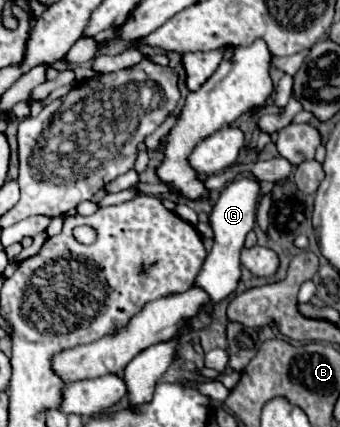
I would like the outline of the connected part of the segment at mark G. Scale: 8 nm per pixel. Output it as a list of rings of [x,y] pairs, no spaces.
[[[237,178],[215,200],[213,210],[209,214],[209,226],[213,230],[215,244],[213,244],[213,248],[211,248],[211,252],[209,252],[197,280],[195,280],[197,286],[203,286],[203,290],[207,290],[207,294],[211,298],[211,304],[207,304],[195,318],[191,318],[189,326],[207,328],[209,322],[211,322],[209,314],[211,314],[213,306],[219,300],[223,300],[225,296],[229,296],[237,288],[237,282],[241,278],[239,250],[243,248],[247,232],[253,230],[253,226],[255,226],[255,212],[257,212],[257,198],[259,196],[261,196],[261,186],[259,186],[257,180],[253,180],[253,178]]]

